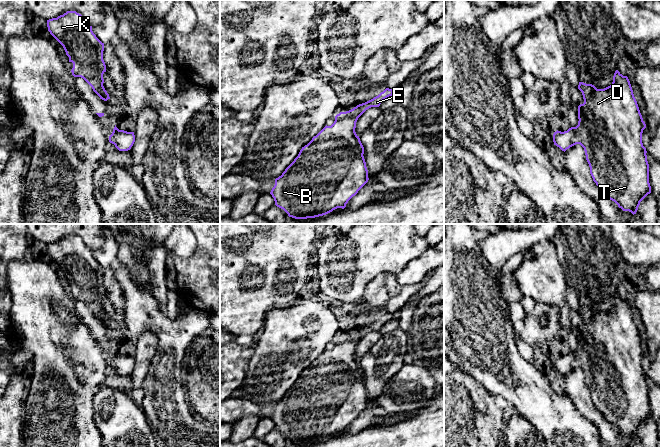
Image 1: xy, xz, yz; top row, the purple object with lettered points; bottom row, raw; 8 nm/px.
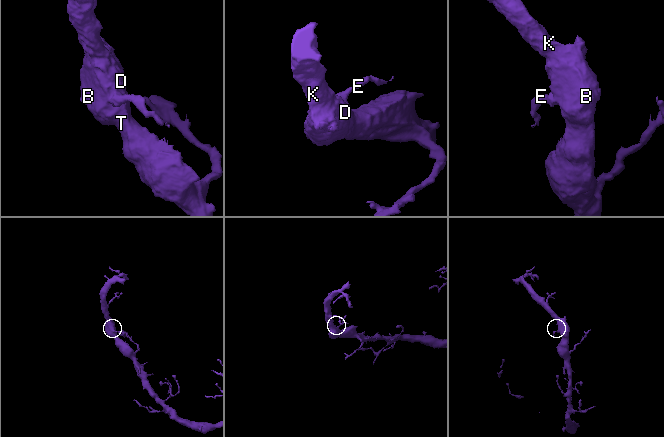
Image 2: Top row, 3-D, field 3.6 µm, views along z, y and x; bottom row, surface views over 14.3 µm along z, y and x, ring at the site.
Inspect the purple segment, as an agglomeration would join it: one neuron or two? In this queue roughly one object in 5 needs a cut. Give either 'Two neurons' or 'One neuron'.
One neuron

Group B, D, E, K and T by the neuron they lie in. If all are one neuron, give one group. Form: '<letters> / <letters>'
B D E K T

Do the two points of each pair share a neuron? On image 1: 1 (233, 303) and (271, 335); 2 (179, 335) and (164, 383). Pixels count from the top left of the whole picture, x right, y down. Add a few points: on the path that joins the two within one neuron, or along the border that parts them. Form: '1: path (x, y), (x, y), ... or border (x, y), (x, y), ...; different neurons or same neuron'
1: border (276, 308), (268, 311), (261, 328); different neurons
2: path (171, 347), (165, 371); same neuron

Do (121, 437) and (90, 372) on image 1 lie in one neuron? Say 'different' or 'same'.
different

